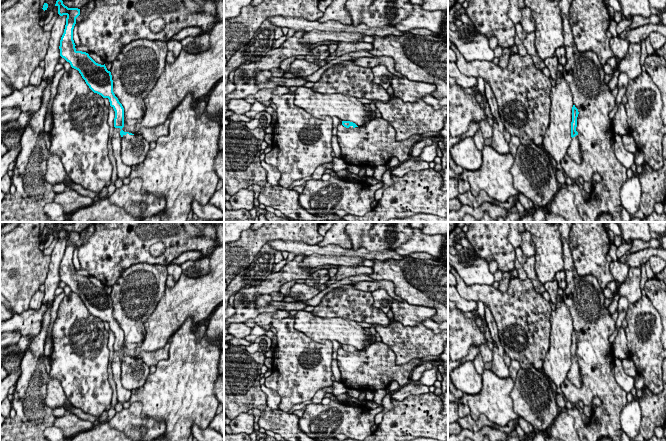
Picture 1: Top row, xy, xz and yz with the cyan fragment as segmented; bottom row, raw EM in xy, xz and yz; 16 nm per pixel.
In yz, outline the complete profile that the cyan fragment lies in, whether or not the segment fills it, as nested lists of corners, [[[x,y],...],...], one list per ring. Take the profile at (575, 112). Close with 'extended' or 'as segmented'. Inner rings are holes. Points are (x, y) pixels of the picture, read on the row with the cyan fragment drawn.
[[[573,105],[572,107],[572,122],[571,122],[571,137],[572,142],[567,149],[567,154],[578,164],[582,163],[582,153],[580,149],[580,141],[578,139],[578,132],[576,131],[577,127],[577,117],[578,109]]] | extended

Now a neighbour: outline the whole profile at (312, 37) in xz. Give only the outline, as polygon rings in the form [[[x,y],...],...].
[[[313,30],[305,32],[300,38],[301,43],[316,44],[321,41],[337,41],[337,42],[362,42],[365,35],[361,33],[345,33],[345,32],[332,32],[332,31],[318,31]]]

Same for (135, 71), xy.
[[[138,39],[122,47],[112,62],[113,92],[124,108],[124,132],[135,133],[136,124],[142,120],[146,110],[144,98],[164,72],[167,52],[167,42]]]

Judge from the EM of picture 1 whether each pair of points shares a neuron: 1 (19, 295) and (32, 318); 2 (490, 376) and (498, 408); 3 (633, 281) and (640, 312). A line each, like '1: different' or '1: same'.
1: different
2: same
3: different

